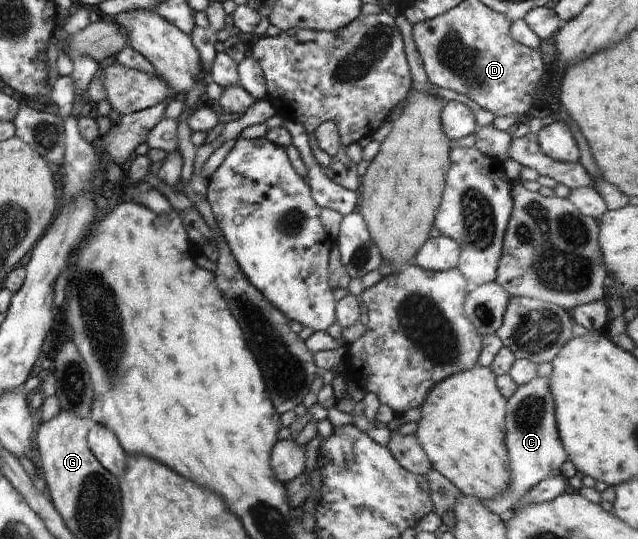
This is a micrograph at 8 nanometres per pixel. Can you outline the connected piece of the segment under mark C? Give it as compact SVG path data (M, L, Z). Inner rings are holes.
M537 376L525 385L518 386L506 403L506 448L511 472L510 487L496 500L481 502L497 515L513 509L515 502L526 491L548 477L562 473L562 465L568 461L566 449L558 432L555 402L550 390L550 377Z

